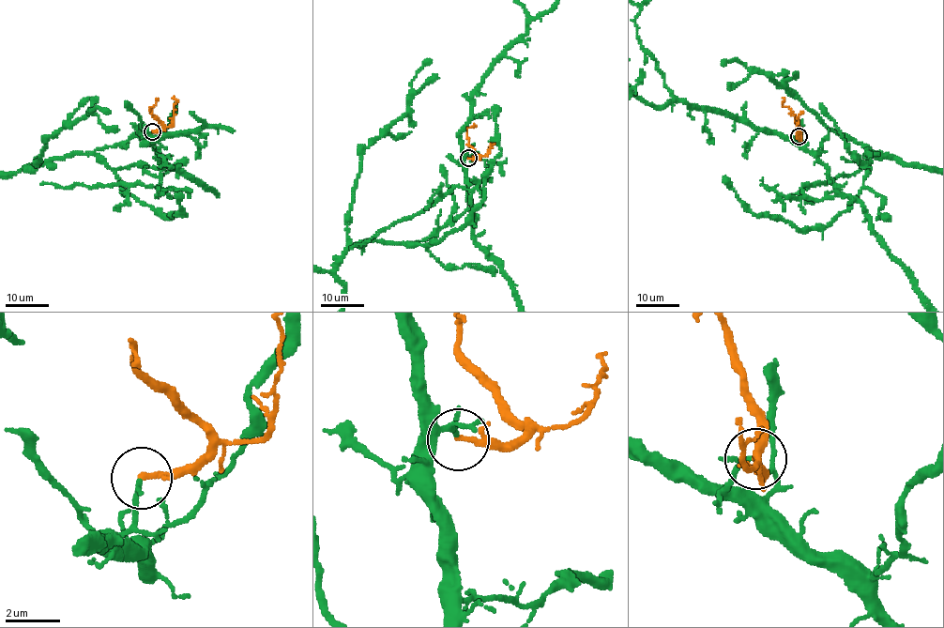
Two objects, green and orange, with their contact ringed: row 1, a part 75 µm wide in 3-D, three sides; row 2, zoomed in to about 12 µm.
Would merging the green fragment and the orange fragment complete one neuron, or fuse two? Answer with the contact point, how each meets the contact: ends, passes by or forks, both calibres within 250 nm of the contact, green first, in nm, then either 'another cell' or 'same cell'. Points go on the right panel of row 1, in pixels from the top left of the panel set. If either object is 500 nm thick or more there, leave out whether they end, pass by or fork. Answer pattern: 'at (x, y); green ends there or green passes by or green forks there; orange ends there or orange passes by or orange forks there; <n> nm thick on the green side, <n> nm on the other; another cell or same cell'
at (799, 136); green ends there; orange passes by; 190 nm thick on the green side, 130 nm on the other; same cell

